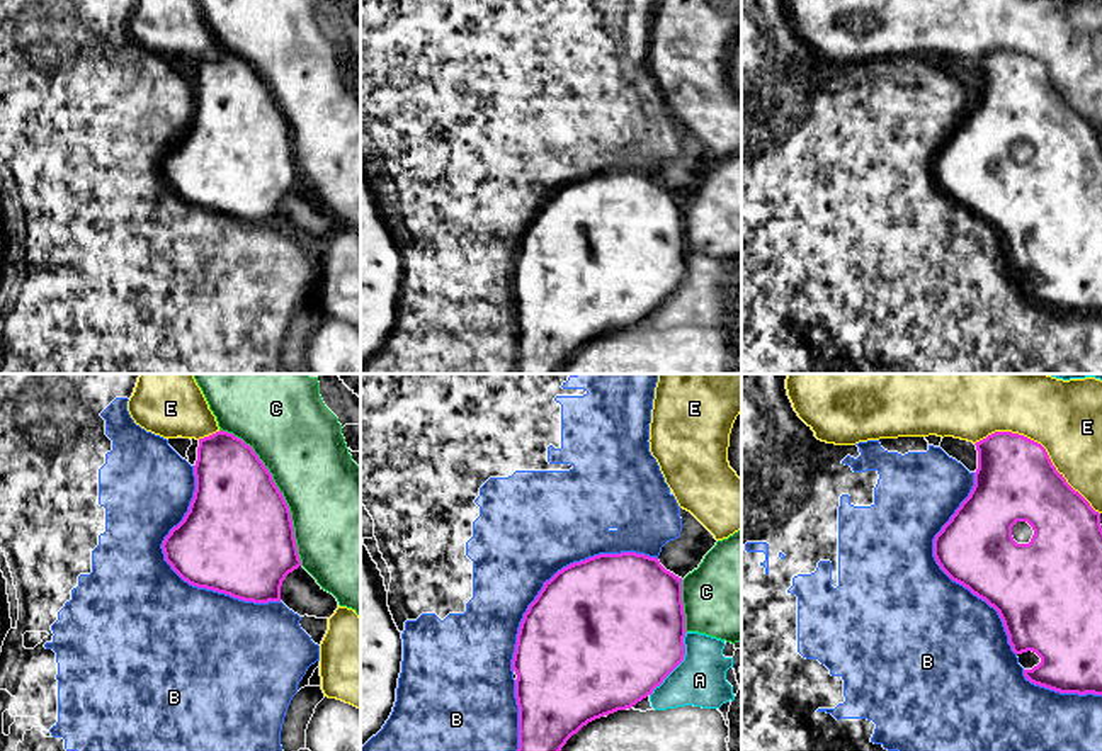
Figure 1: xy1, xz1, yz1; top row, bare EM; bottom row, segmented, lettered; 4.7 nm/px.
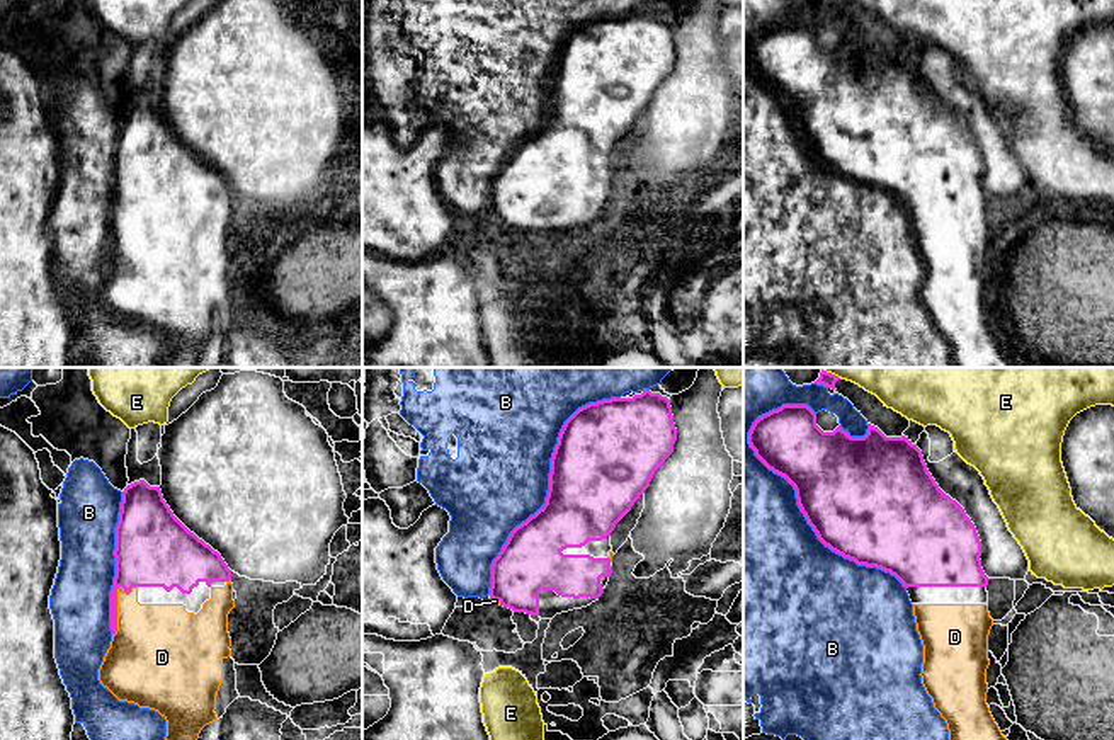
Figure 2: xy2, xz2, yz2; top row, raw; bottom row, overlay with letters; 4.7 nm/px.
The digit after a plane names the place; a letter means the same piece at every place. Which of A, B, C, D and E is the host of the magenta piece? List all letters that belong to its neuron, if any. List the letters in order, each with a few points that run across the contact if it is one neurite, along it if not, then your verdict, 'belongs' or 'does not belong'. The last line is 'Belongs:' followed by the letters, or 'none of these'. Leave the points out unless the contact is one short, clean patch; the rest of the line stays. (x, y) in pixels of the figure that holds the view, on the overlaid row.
A: does not belong
B: does not belong
C: does not belong
D: belongs
E: does not belong
Belongs: D

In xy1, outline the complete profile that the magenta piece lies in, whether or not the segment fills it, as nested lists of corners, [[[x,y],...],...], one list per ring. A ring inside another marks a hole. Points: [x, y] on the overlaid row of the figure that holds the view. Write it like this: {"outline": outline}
{"outline": [[[228,432],[199,438],[194,466],[196,491],[184,520],[170,530],[162,549],[165,561],[189,584],[253,603],[281,601],[281,586],[301,566],[289,506],[272,474],[250,445]]]}

